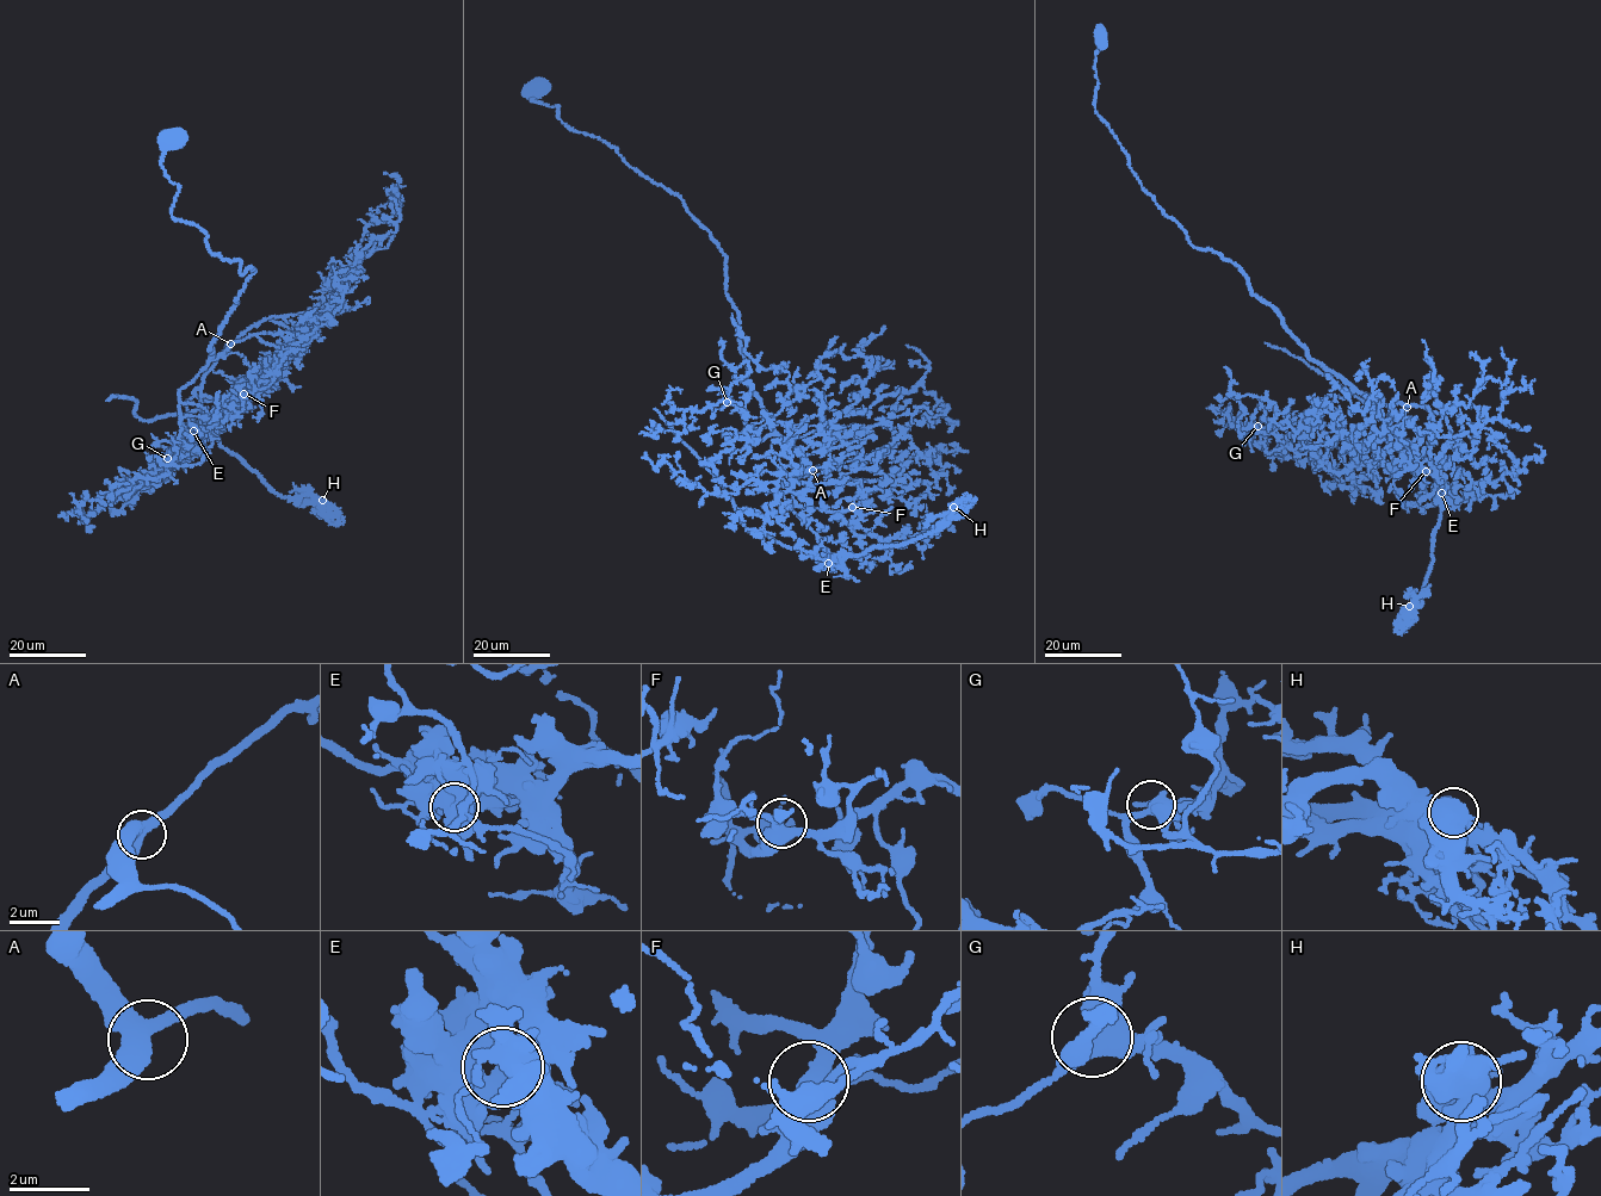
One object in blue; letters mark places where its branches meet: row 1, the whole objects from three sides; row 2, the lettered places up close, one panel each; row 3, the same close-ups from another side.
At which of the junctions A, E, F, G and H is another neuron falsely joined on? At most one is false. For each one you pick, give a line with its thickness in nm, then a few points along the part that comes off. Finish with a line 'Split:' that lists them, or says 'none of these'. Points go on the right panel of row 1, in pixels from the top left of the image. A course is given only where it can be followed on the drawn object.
E: 600 nm | (1441, 493), (1438, 471), (1425, 457), (1402, 445), (1368, 406), (1299, 358), (1265, 342)
Split: E

